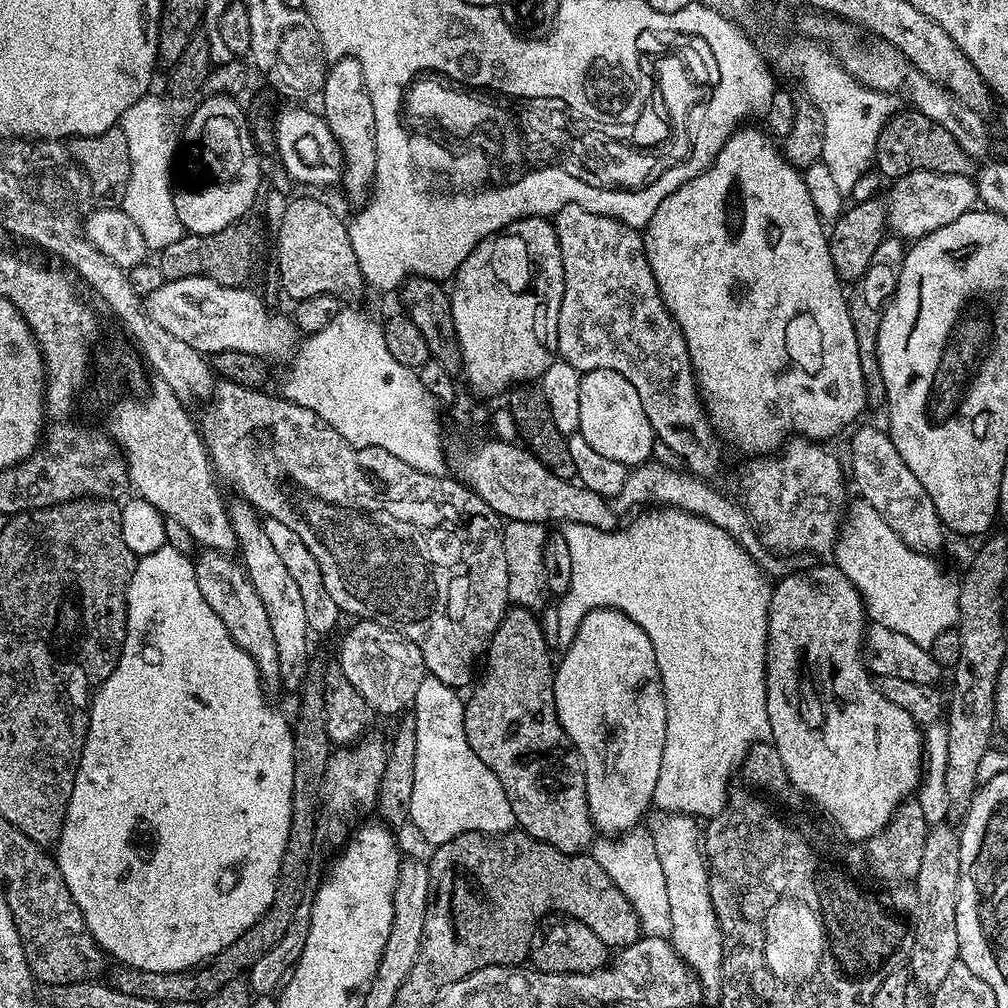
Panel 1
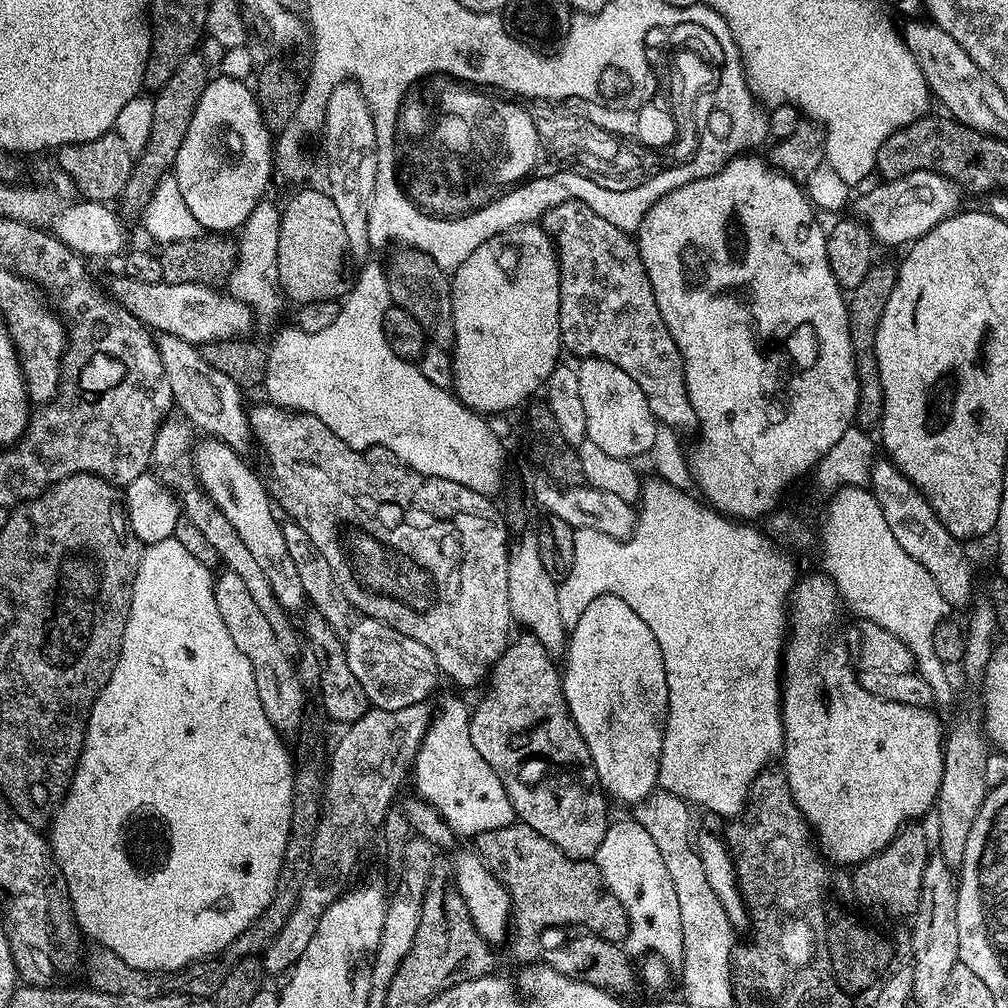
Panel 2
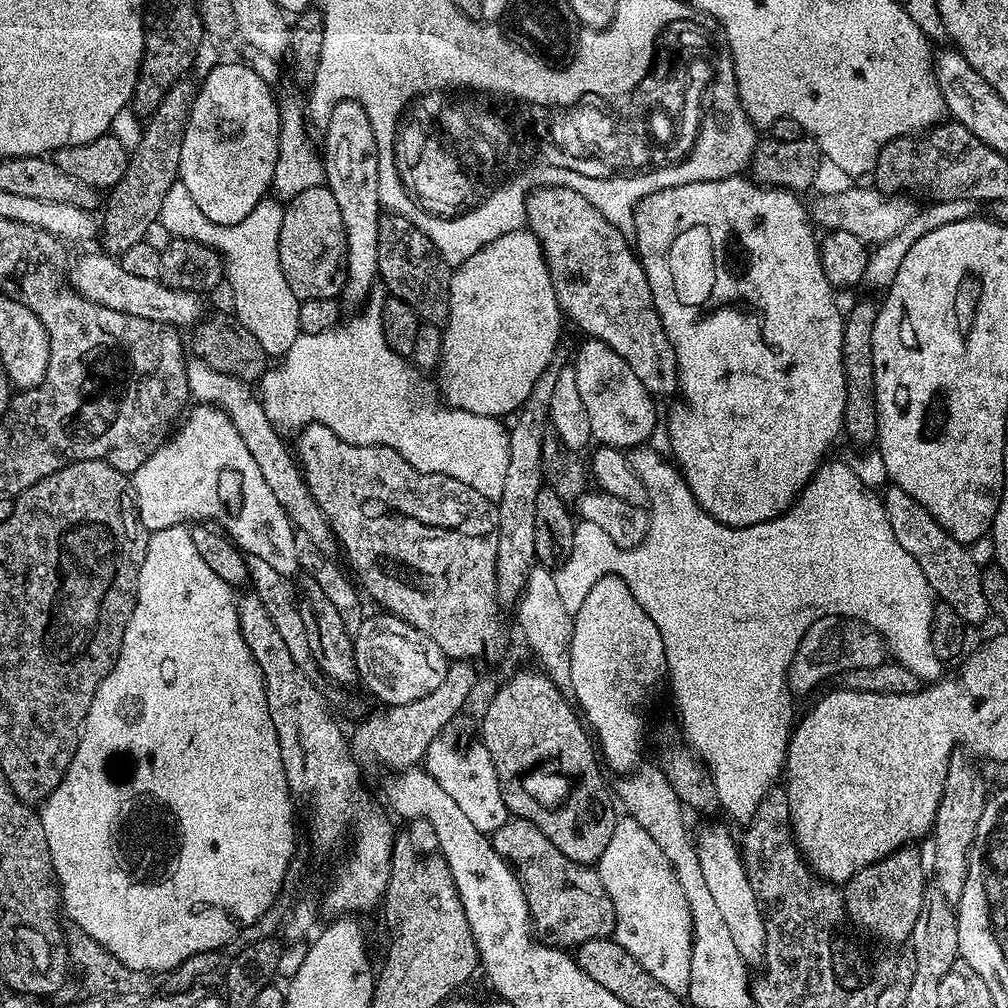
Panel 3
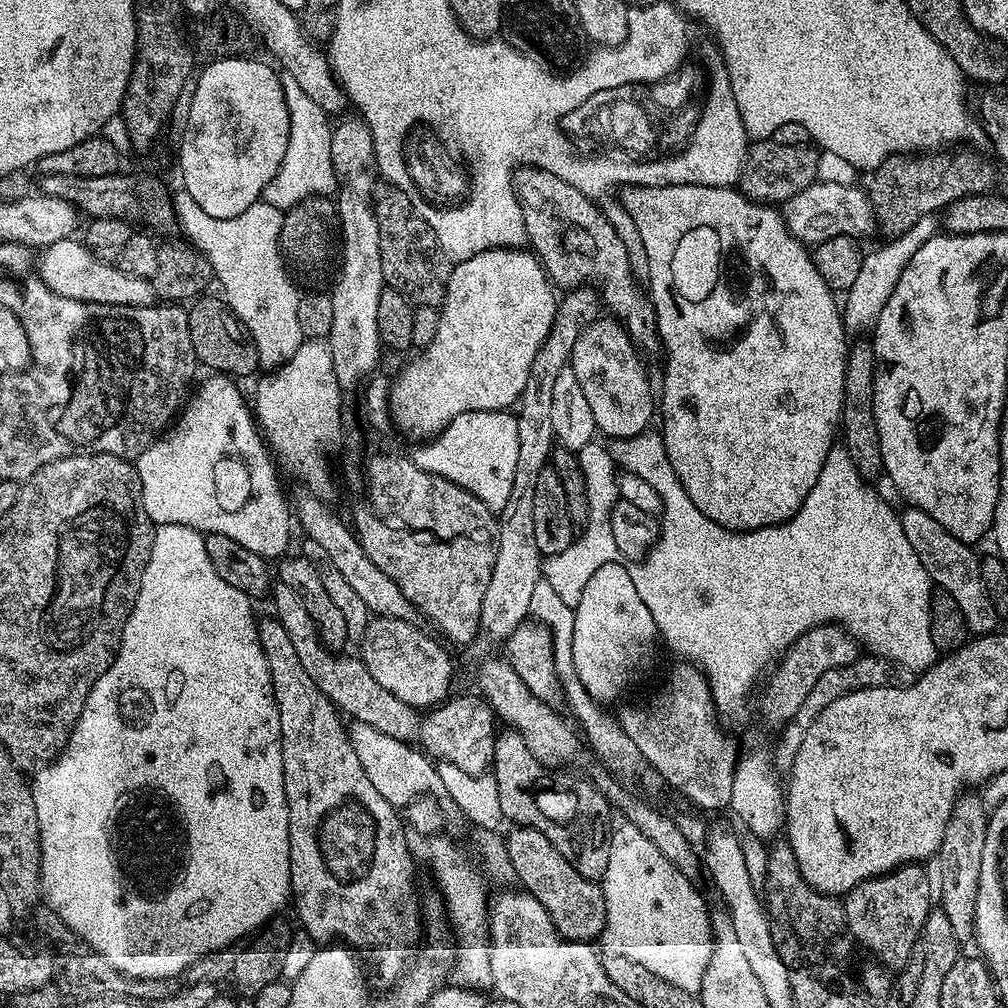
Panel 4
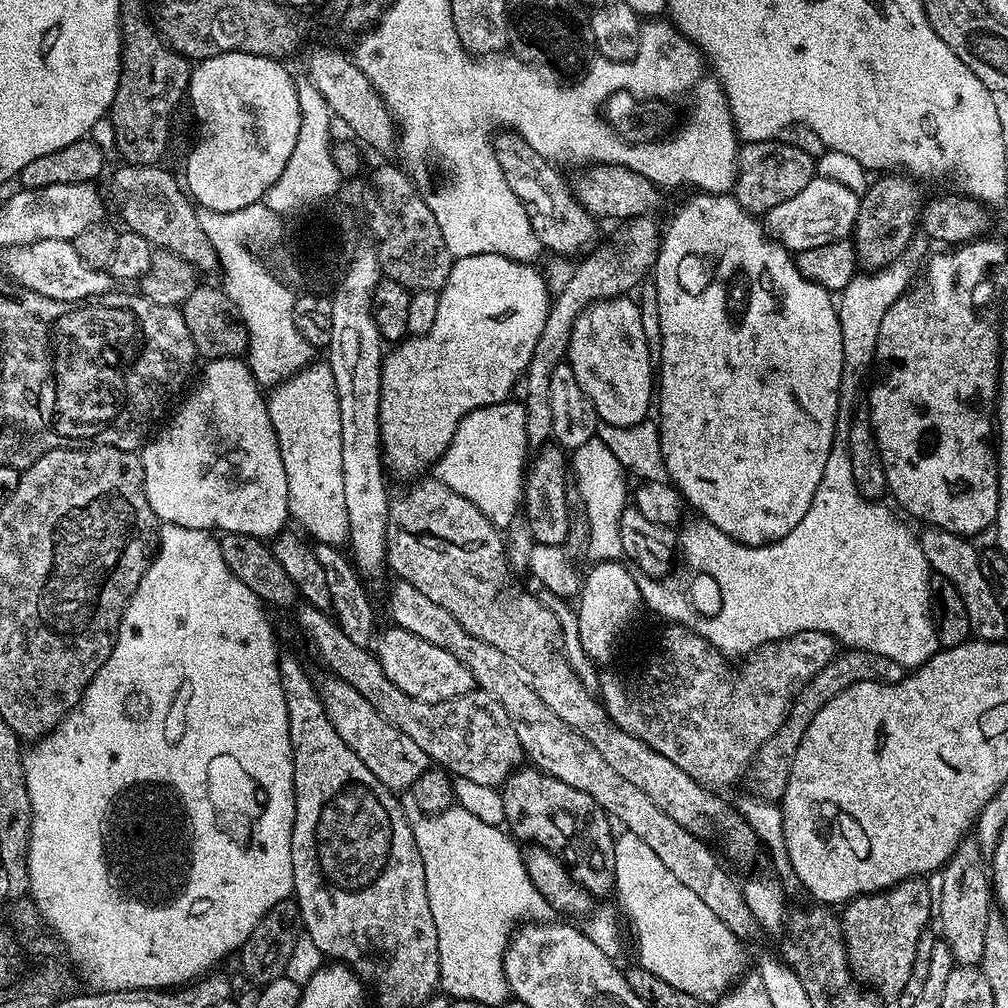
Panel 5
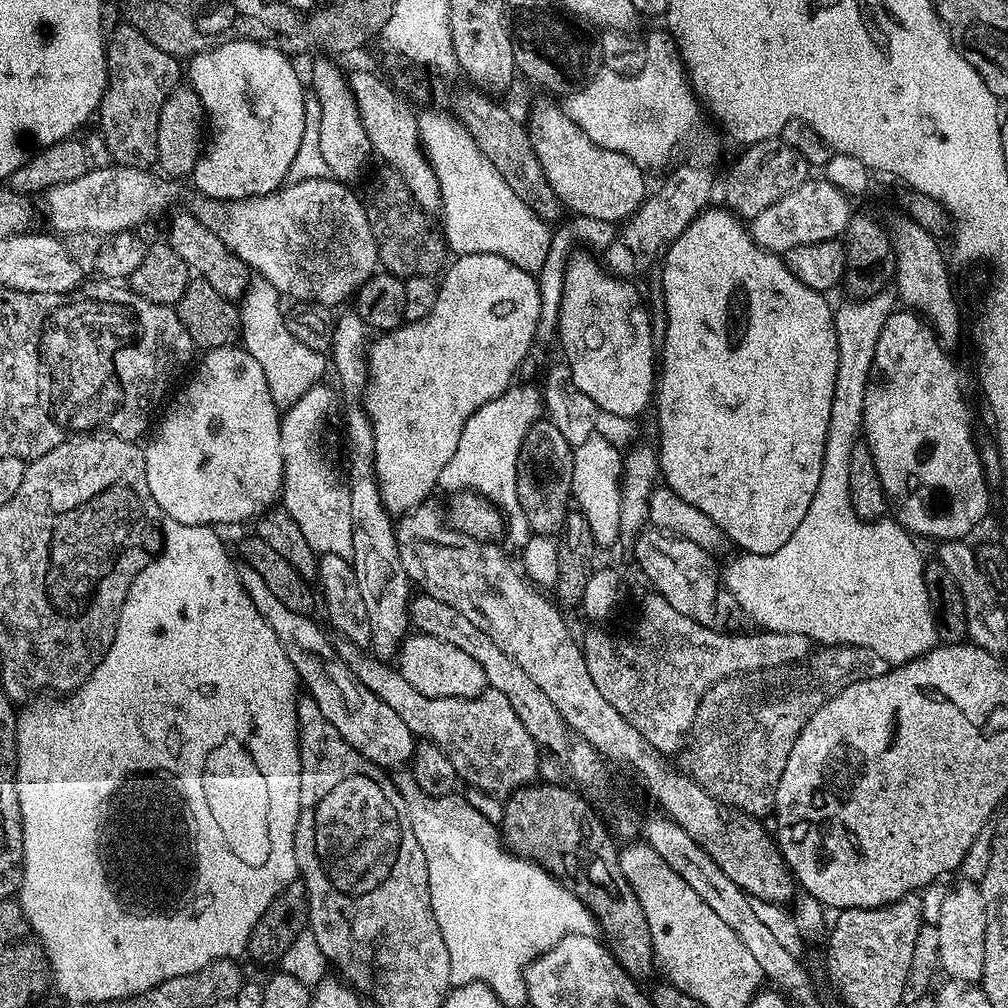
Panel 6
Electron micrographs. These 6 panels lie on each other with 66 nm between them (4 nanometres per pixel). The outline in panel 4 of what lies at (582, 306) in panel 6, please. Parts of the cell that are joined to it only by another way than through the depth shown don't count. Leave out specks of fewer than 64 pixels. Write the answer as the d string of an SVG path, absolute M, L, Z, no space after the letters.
M615 318L602 319L593 319L592 323L582 330L574 345L570 366L582 385L582 394L586 394L586 403L590 410L594 410L597 433L604 438L624 441L634 434L649 431L651 424L648 423L652 416L654 420L654 392L652 396L652 384L648 381L648 372L644 369L643 362L640 361L641 353L629 338L624 325Z

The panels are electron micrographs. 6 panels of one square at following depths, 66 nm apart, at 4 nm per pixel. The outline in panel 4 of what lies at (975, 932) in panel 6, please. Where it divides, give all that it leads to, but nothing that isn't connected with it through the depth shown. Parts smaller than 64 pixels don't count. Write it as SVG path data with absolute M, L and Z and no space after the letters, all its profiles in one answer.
M961 795L952 816L946 822L946 834L938 853L940 880L938 876L938 904L950 918L950 926L957 940L971 941L974 936L974 906L978 898L978 874L982 870L982 842L986 842L986 826L989 809L985 808L979 795Z

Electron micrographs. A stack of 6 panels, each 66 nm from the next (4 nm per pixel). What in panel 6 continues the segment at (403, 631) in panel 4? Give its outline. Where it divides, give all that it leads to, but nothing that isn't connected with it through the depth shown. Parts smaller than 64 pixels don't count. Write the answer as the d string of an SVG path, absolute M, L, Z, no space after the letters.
M423 634L405 636L404 643L398 649L399 660L398 671L402 674L402 678L406 678L406 682L410 682L410 686L414 686L414 690L418 690L418 694L423 696L474 698L481 696L488 687L488 679L482 666L478 666L478 662L474 662L474 658L466 654L466 650L458 650L458 646L442 642L433 636Z

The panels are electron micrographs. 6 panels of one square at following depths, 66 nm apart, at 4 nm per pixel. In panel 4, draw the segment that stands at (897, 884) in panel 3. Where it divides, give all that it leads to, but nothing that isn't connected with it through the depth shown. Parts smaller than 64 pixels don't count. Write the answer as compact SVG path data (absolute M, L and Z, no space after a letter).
M920 862L902 864L885 876L863 880L843 897L849 934L865 953L875 957L885 969L899 970L906 966L913 948L917 947L926 918L934 911L934 880L928 877L924 867Z

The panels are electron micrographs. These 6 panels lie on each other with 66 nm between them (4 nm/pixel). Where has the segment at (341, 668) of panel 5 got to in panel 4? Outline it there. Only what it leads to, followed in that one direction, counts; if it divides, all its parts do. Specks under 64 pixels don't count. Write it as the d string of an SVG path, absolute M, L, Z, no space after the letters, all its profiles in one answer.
M277 583L271 589L271 598L273 606L276 607L275 619L280 620L282 626L286 626L286 634L290 634L290 642L294 645L294 651L302 661L306 674L310 674L314 686L318 686L318 690L322 690L322 694L326 694L326 698L330 698L330 702L345 717L353 716L351 719L355 723L374 726L374 730L382 730L382 734L390 734L405 742L415 742L427 755L433 758L441 756L439 759L443 763L458 766L458 770L466 770L466 774L483 776L493 767L498 717L483 699L475 695L454 696L428 714L433 716L423 720L420 717L423 715L417 709L402 702L402 698L394 698L390 690L382 690L382 686L374 682L374 674L366 670L359 655L340 656L323 644L314 618L310 618L310 610L306 610L306 605L302 603L295 588Z

